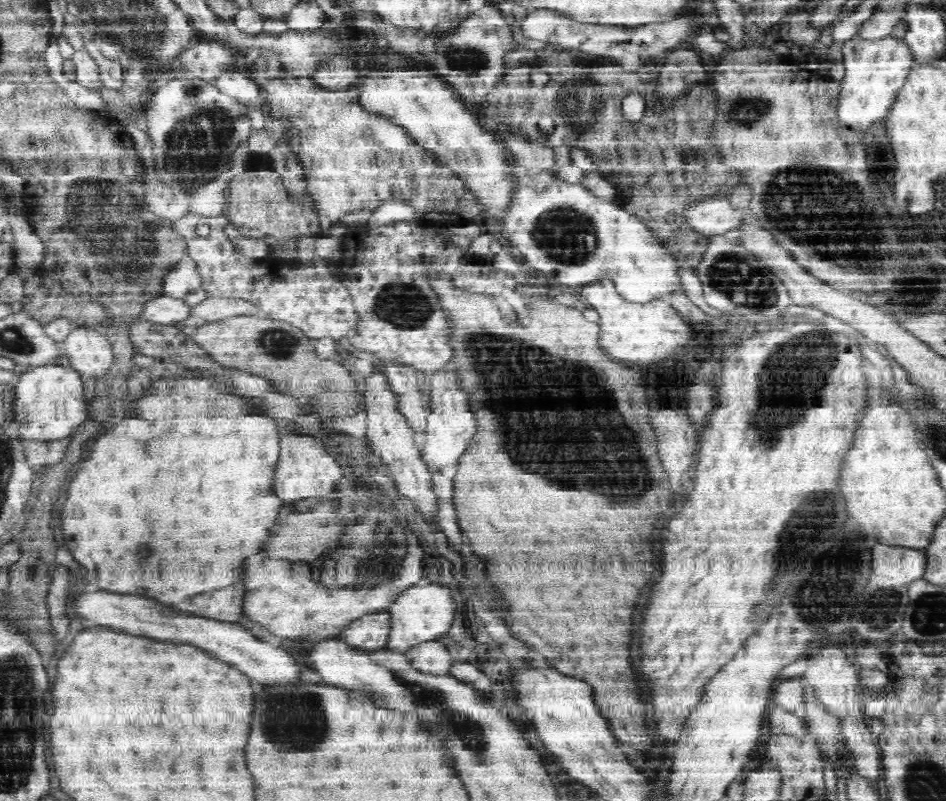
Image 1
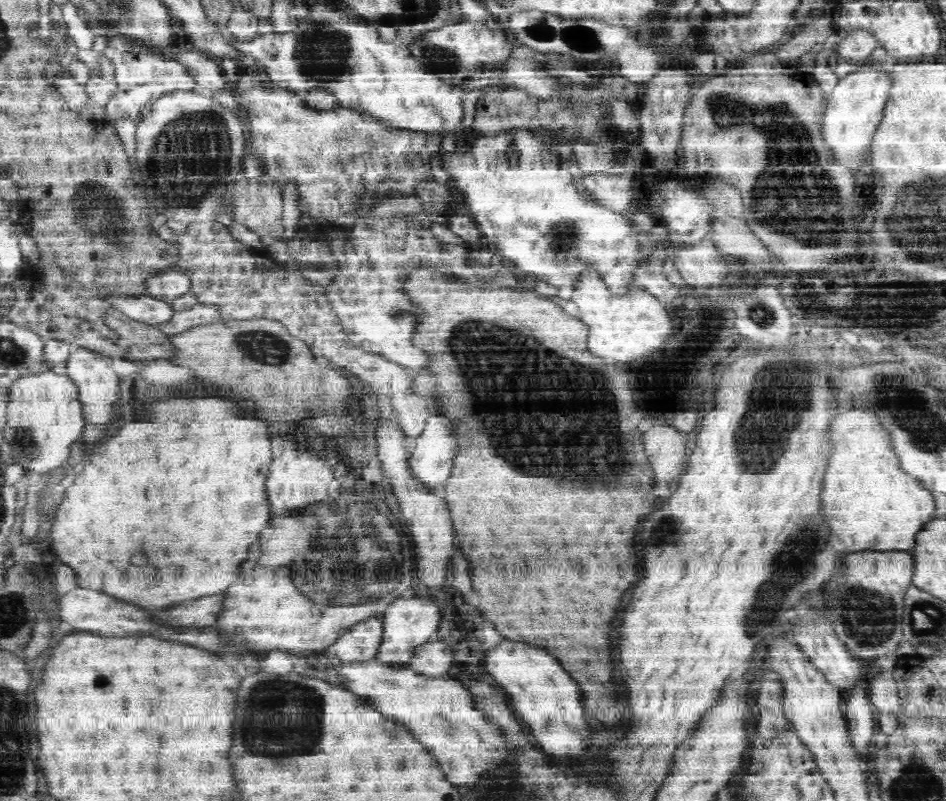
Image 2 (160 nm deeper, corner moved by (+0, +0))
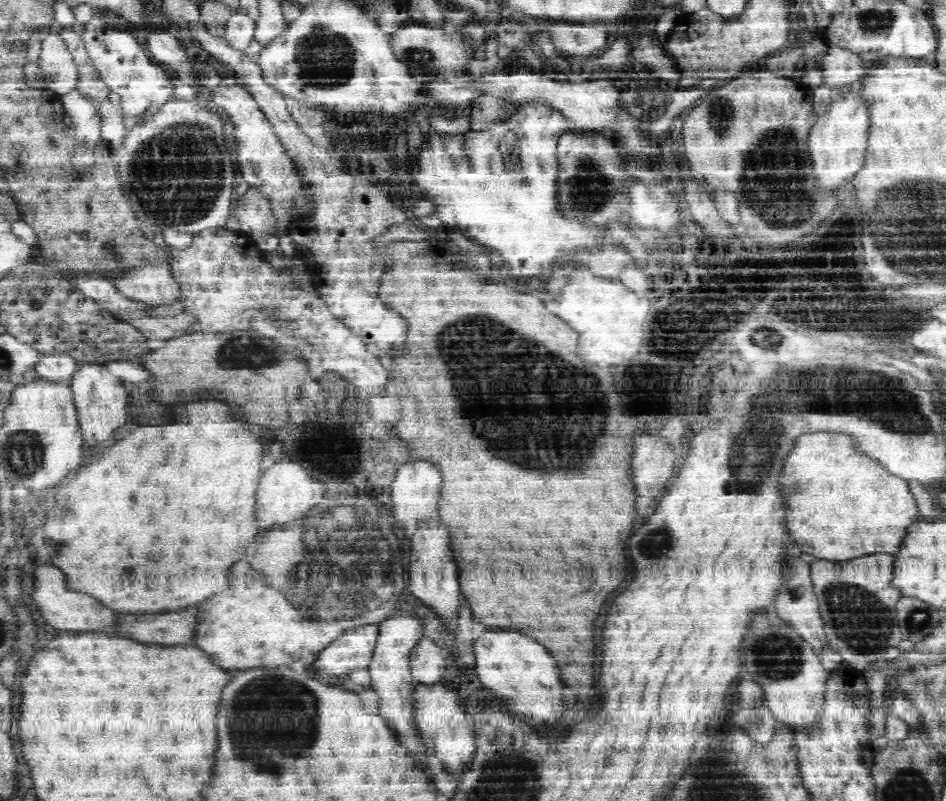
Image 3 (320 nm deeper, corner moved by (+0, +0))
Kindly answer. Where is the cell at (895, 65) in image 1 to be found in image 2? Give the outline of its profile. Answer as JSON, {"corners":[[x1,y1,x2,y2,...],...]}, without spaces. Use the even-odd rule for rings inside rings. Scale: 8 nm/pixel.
{"corners":[[864,62,856,63,857,68,853,72,840,79,831,96,827,100,827,111,823,120,823,138,826,139,828,146,832,146,836,158,842,162,844,166,858,166,860,164,860,156,862,152,870,147,873,141,874,133,884,116,884,109,887,105,892,85,895,84,895,73,893,63,889,65,866,64]]}

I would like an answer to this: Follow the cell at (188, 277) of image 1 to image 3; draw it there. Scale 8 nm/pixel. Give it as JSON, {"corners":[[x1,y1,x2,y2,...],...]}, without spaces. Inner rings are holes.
{"corners":[[169,265,129,268,126,272,118,272,118,280,112,283,130,299,144,301,154,307,174,303,182,296,181,286]]}

